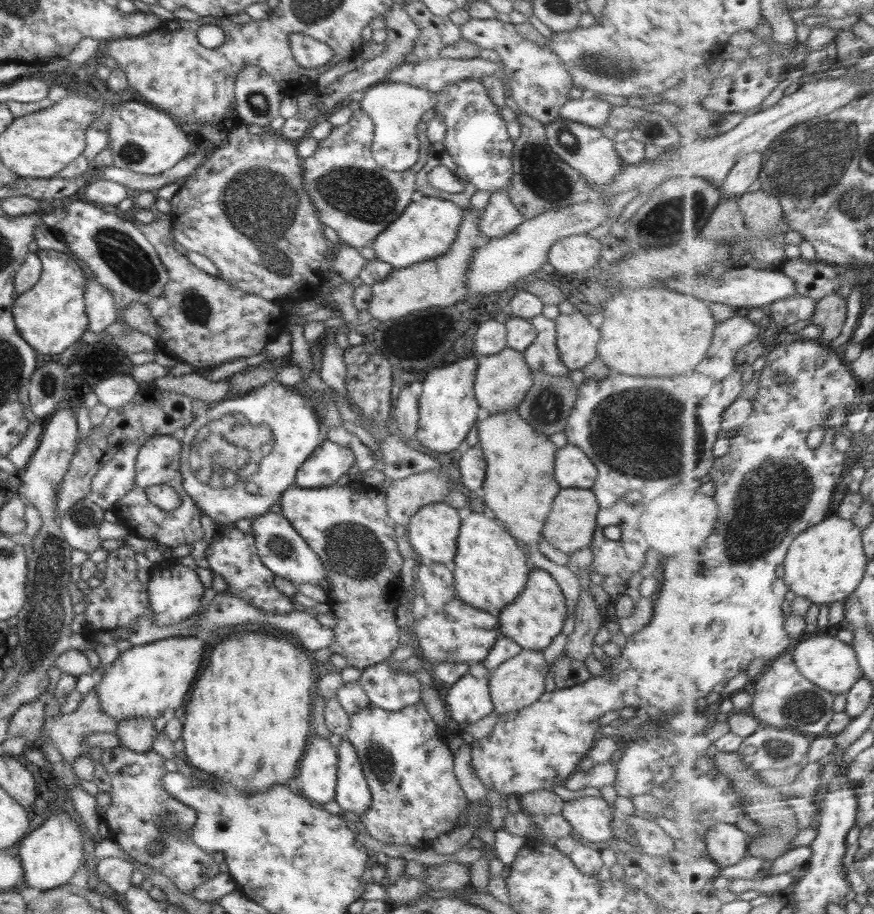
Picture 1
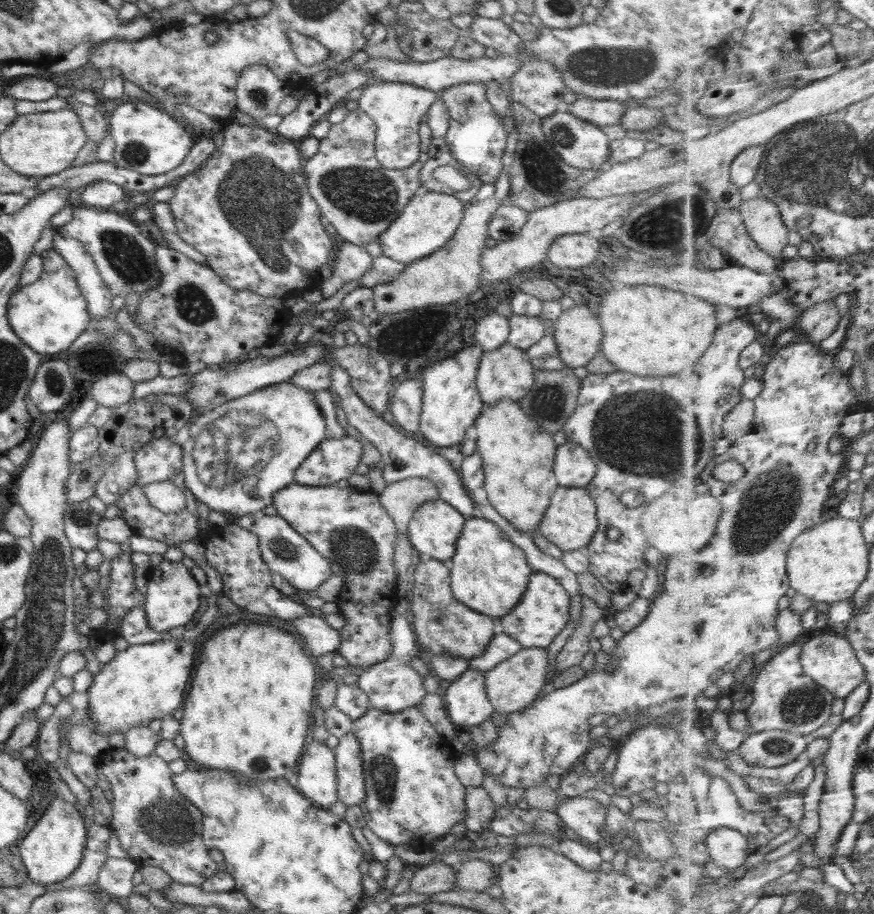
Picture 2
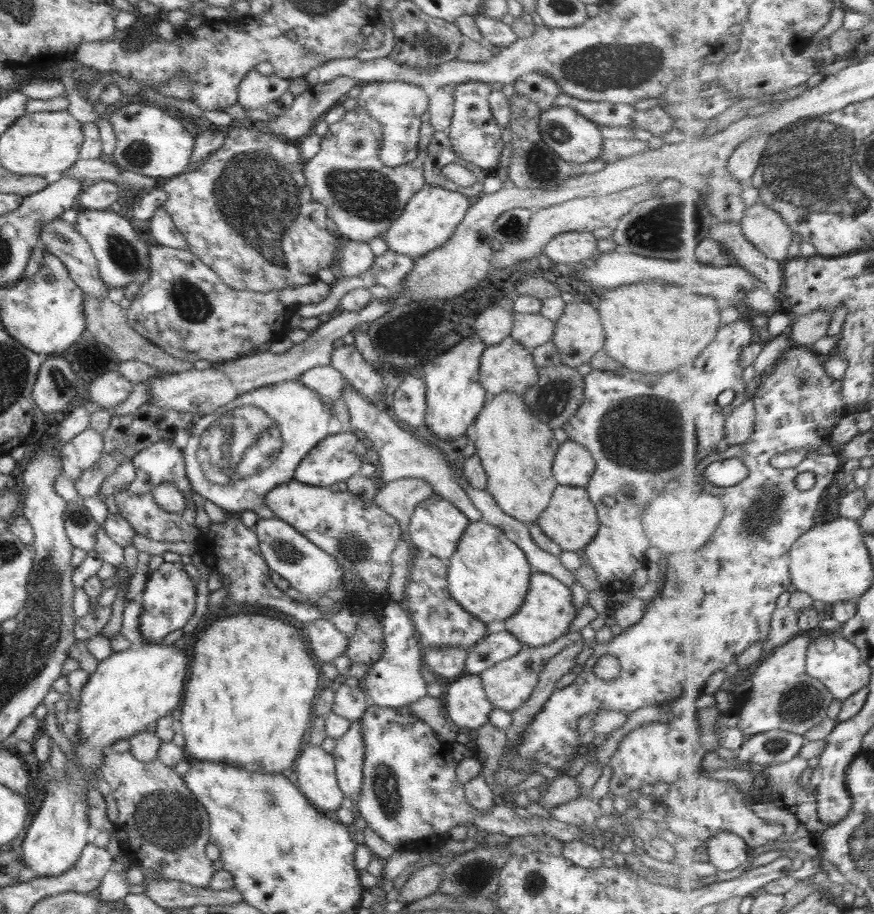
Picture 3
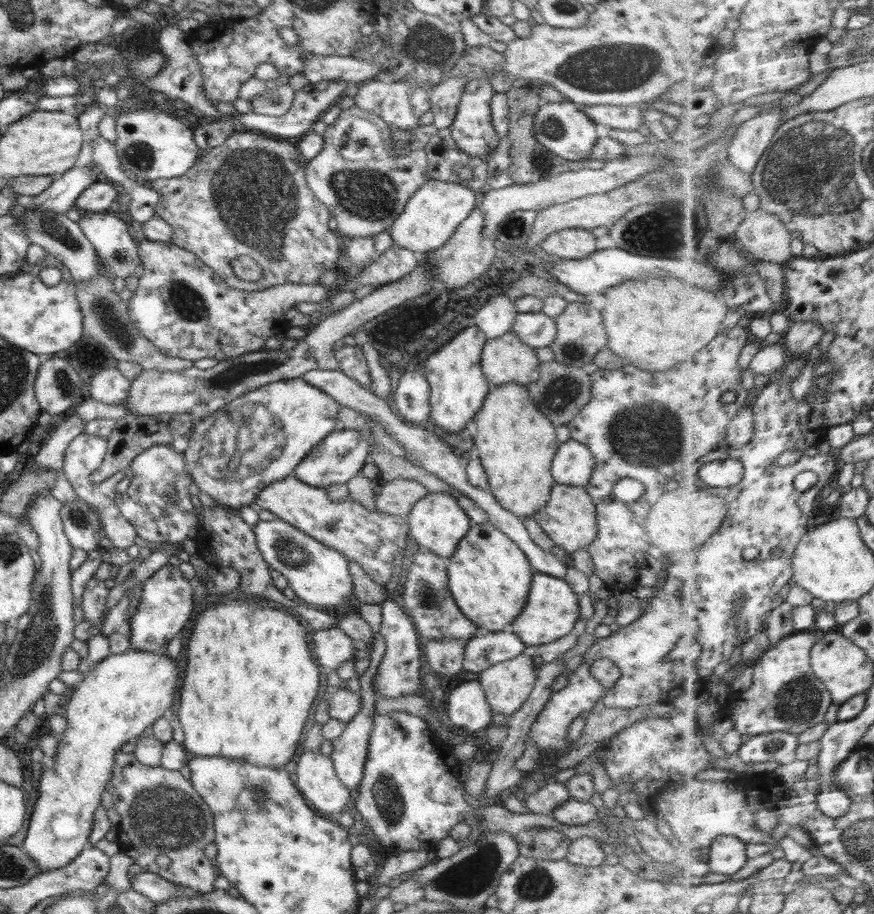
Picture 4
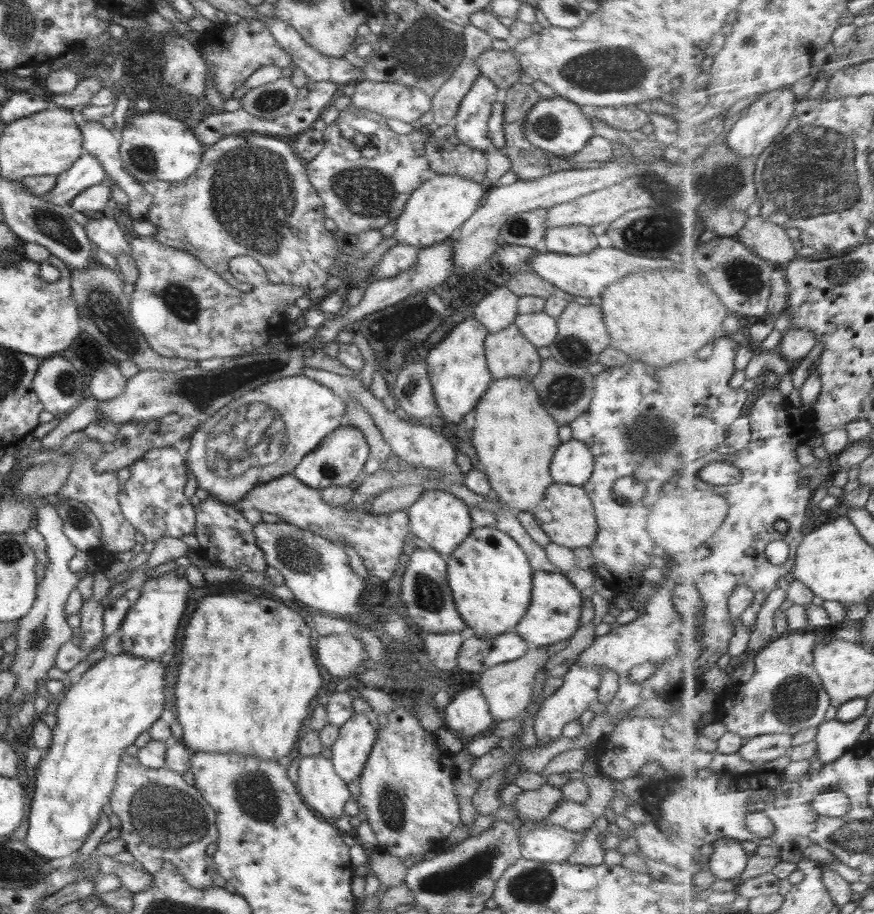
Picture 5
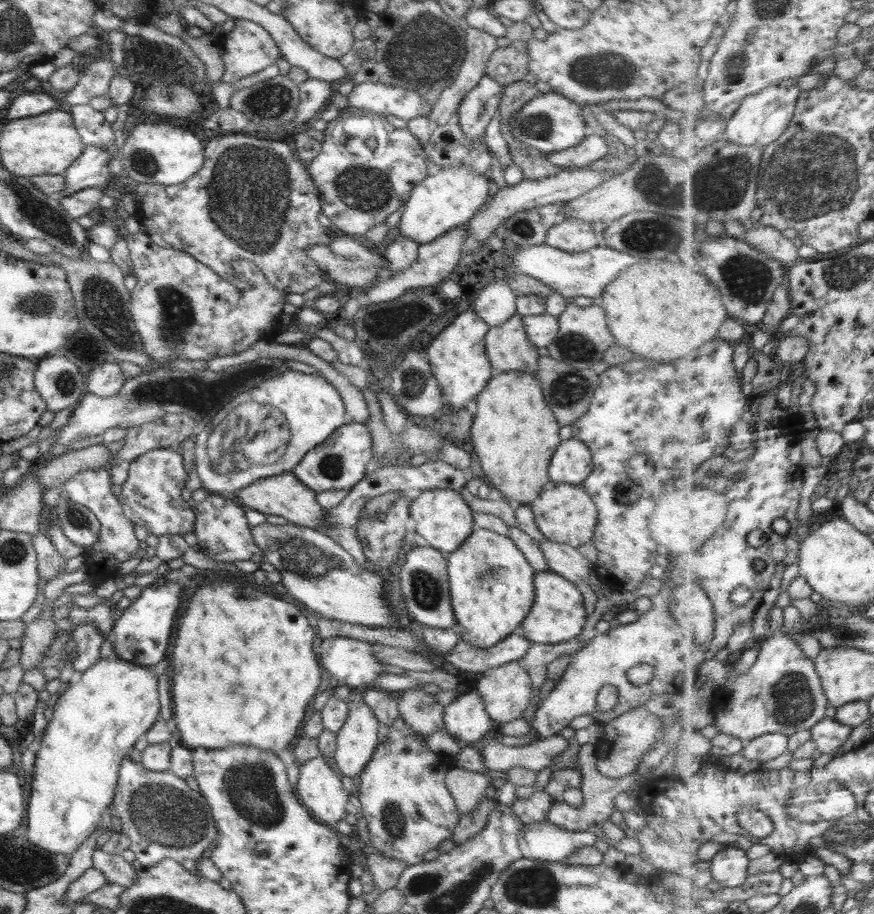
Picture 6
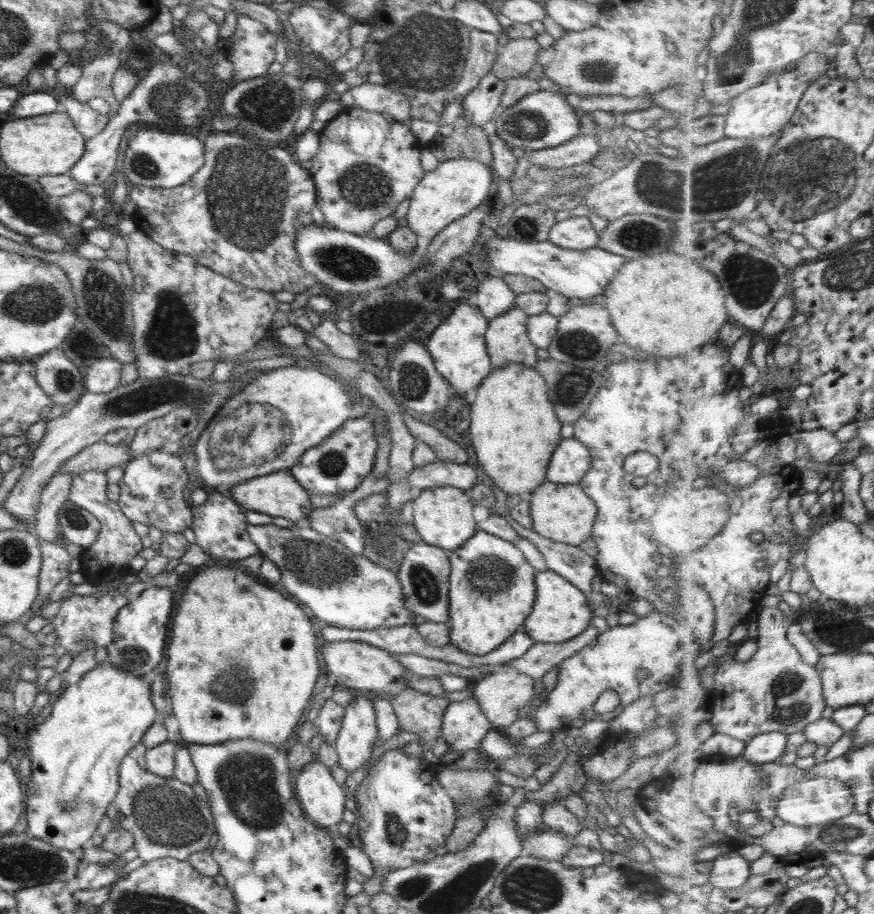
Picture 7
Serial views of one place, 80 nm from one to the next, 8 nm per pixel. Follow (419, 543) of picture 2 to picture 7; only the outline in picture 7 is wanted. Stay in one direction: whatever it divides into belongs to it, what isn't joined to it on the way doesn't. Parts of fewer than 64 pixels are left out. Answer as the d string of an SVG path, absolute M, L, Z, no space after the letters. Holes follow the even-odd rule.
M452 486L426 488L411 503L414 527L425 544L438 546L445 551L457 550L478 530L472 514L474 504L468 493L458 488Z

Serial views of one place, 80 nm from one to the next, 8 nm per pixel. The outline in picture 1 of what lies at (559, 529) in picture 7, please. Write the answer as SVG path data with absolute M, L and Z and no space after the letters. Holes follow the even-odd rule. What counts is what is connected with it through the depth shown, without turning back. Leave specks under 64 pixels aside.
M561 489L554 498L552 509L542 530L542 536L554 548L566 556L590 547L594 530L597 528L598 500L590 489Z

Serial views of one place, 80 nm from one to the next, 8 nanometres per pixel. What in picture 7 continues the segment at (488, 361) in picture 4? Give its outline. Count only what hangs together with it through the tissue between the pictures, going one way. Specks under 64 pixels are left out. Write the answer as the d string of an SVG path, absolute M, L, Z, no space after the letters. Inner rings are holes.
M514 306L489 320L484 336L493 367L518 363L535 368L537 348L528 338L527 318L522 309Z

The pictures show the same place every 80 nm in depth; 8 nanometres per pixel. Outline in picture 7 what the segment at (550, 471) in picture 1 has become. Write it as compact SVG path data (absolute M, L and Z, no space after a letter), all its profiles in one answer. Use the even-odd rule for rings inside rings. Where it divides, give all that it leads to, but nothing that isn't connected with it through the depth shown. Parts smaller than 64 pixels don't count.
M508 363L503 367L493 367L490 374L479 384L476 398L470 405L470 440L484 472L498 489L509 496L534 494L534 490L546 482L547 466L552 453L563 439L560 435L562 423L558 420L554 407L547 395L546 381L534 368L518 363Z

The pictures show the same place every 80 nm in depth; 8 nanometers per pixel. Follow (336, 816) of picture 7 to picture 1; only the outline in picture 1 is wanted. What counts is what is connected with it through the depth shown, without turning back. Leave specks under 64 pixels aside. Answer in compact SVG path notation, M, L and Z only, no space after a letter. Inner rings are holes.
M312 738L300 762L297 781L300 793L310 802L322 805L335 799L337 749L326 738Z

